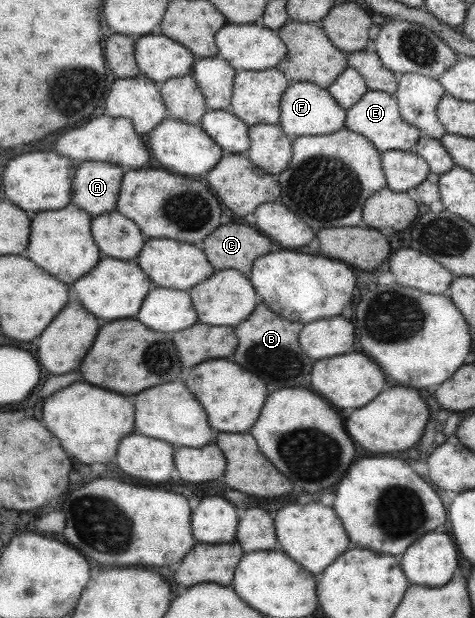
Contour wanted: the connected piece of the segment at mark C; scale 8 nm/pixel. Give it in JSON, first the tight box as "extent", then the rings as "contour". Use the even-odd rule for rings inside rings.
{"extent":[204,225,270,276],"contour":[[[219,225],[206,239],[204,248],[208,263],[215,271],[233,269],[250,276],[252,262],[268,253],[270,239],[248,225]]]}

